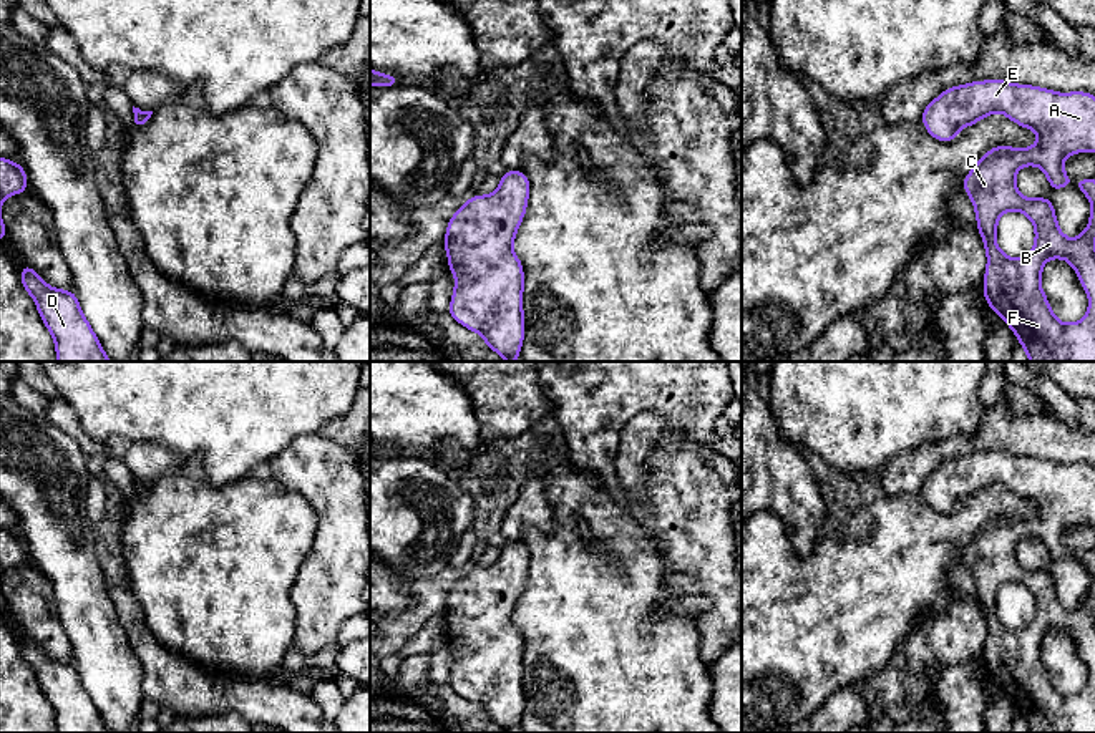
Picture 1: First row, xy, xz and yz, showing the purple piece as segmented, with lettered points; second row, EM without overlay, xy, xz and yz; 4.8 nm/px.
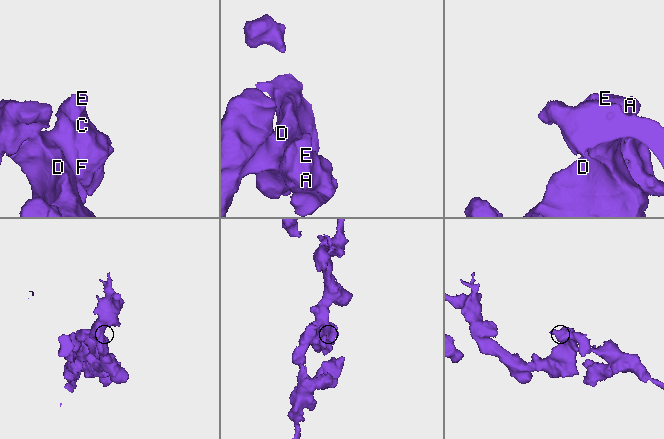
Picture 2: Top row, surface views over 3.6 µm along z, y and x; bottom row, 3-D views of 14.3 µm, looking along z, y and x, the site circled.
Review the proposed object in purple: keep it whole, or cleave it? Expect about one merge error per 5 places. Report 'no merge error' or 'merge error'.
no merge error

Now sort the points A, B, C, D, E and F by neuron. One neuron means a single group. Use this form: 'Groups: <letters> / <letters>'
Groups: A B C D E F

